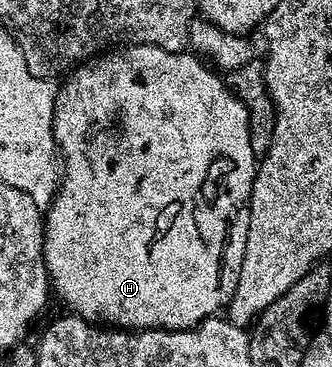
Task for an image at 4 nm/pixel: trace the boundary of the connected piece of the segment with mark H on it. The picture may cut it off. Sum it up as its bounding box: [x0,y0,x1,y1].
[43,45,259,331]

